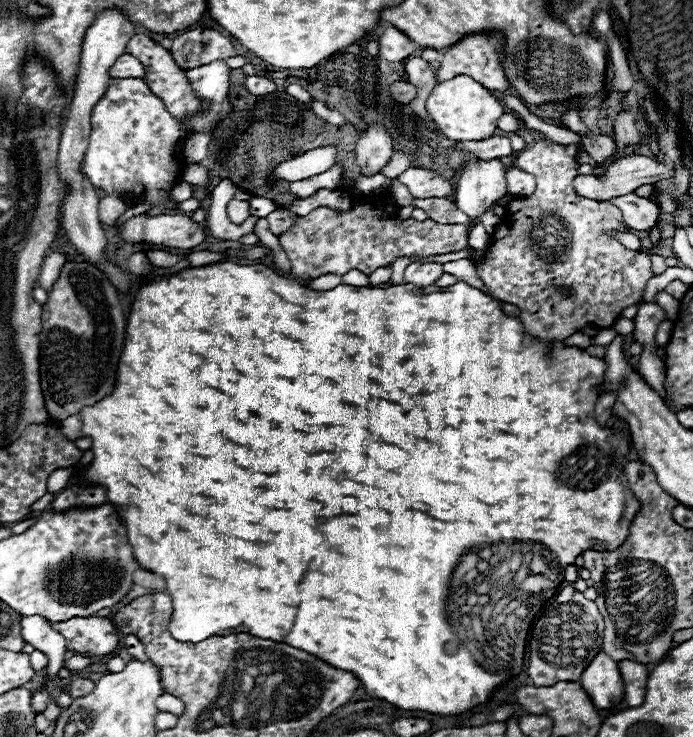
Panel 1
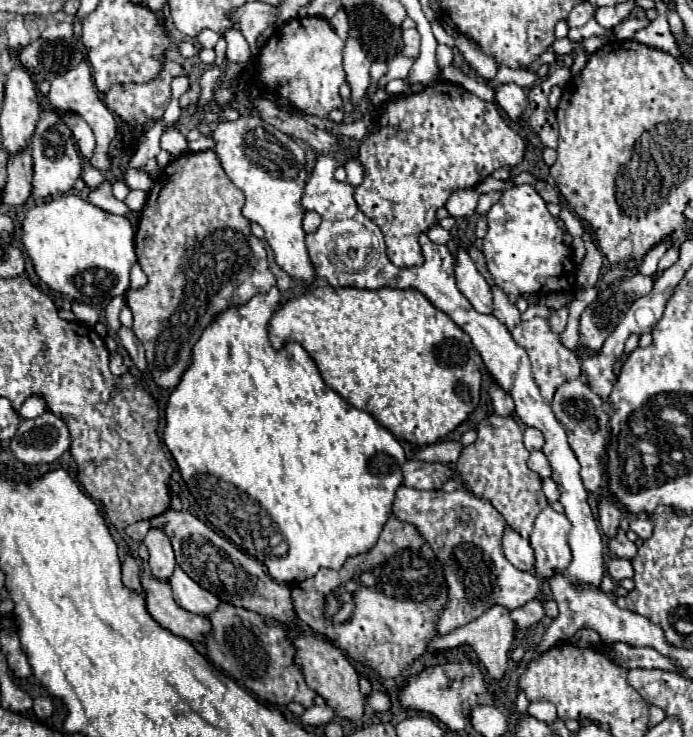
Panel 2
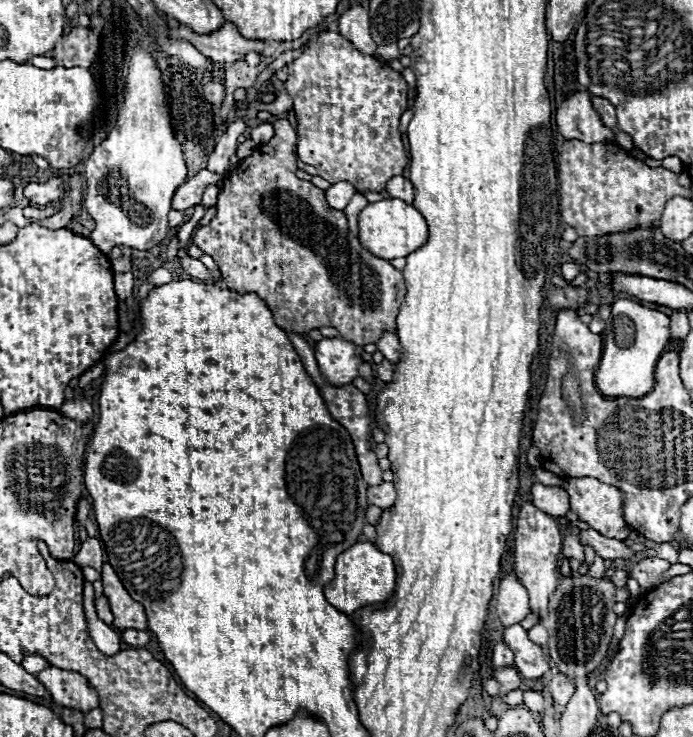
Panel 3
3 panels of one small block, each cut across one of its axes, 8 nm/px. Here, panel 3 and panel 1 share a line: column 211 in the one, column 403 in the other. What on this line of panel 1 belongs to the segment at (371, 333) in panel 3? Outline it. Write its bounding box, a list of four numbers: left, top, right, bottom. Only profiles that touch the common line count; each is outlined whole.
[278,192,468,280]

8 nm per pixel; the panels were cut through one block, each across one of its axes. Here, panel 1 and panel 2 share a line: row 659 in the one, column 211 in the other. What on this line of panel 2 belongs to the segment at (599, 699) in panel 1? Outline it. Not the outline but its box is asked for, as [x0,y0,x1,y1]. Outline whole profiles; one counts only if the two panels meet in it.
[168,568,220,614]

